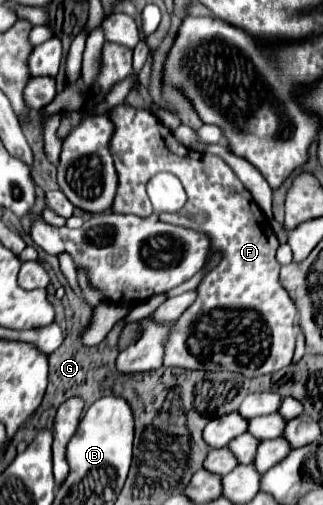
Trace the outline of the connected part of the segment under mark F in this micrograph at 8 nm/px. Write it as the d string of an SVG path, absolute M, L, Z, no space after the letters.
M119 104L115 112L111 112L111 118L115 124L115 134L111 138L111 154L119 174L119 188L113 200L113 212L149 216L153 208L147 198L145 184L157 172L171 172L181 180L187 192L187 204L179 212L159 214L159 218L169 224L189 226L195 230L207 232L211 238L211 250L223 252L223 260L219 262L219 266L213 268L197 286L197 292L199 292L197 300L193 302L189 310L185 310L185 314L181 314L175 328L171 330L171 336L165 344L163 366L177 366L187 370L209 370L209 372L239 372L247 378L263 376L263 374L285 368L293 360L293 350L295 350L293 322L297 318L297 308L295 308L295 302L289 298L287 290L279 282L281 264L275 258L279 240L269 226L269 220L263 216L263 212L259 210L259 206L247 192L247 188L241 184L235 172L221 158L211 154L199 154L183 146L171 134L171 130L165 124L161 124L153 114Z

